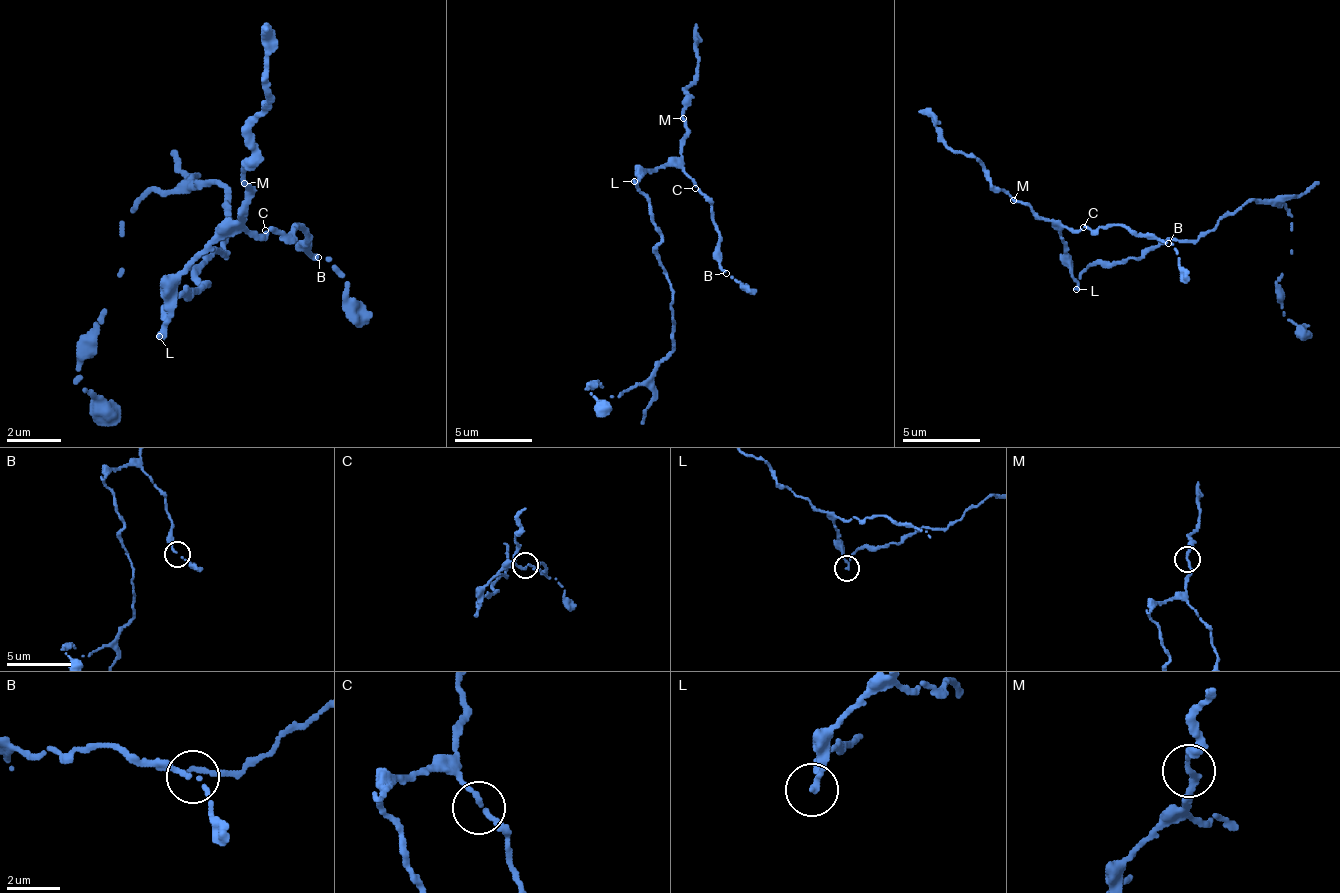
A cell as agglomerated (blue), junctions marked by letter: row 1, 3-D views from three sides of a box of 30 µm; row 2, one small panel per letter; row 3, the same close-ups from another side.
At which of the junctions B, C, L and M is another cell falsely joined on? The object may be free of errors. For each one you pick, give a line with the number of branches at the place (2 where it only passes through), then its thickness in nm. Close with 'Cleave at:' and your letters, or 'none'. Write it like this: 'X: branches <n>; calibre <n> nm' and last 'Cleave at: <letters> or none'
L: branches 2; calibre 160 nm
Cleave at: L

